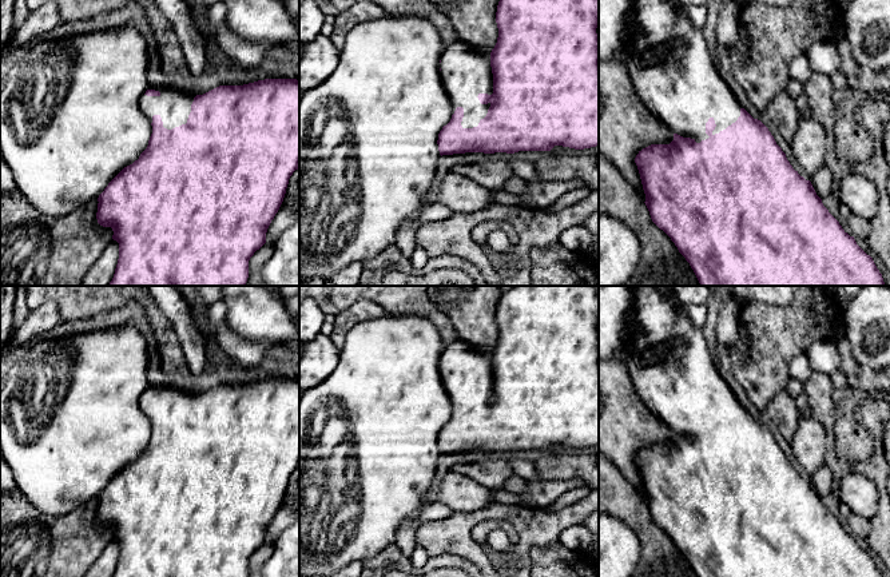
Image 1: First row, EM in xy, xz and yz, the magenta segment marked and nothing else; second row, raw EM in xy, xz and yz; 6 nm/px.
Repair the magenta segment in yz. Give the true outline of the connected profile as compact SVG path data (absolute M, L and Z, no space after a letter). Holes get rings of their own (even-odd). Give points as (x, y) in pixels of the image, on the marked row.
M633 0L631 20L636 31L628 44L624 65L635 85L636 93L648 107L649 112L663 122L672 132L674 140L670 144L651 144L635 158L643 190L645 206L652 222L663 230L678 247L694 270L700 286L885 286L882 274L873 258L867 255L839 224L839 222L823 206L810 180L798 174L786 158L786 154L776 144L768 128L758 119L754 119L738 102L720 71L715 67L708 52L708 45L702 31L684 17L674 0Z

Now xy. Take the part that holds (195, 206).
M265 79L243 85L219 85L195 98L180 89L150 88L140 99L140 108L152 126L148 146L98 198L98 223L111 227L112 239L119 243L119 259L108 286L245 286L249 260L266 243L267 228L283 202L289 179L299 168L299 80Z

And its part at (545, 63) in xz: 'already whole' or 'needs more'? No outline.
needs more

